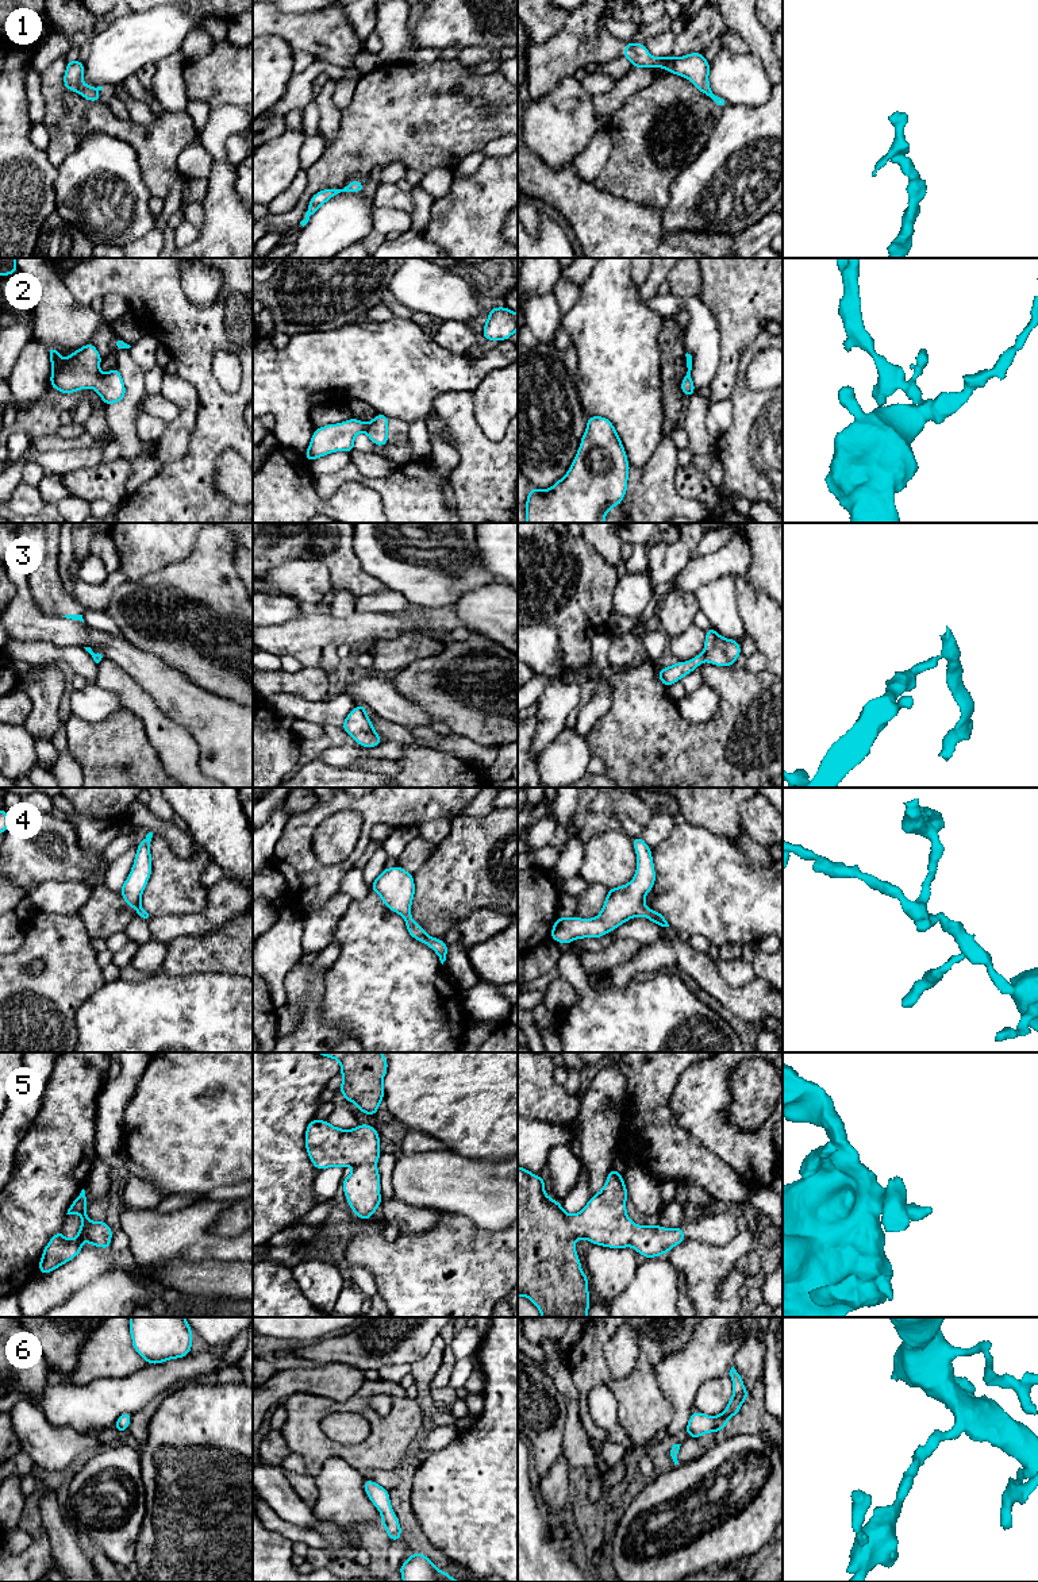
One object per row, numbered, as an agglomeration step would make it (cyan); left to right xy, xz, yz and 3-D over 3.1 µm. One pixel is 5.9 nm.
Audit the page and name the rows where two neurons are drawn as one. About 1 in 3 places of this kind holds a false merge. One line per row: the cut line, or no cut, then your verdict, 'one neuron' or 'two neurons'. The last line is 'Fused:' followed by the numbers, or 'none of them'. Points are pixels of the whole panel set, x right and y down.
1: cut none; one neuron
2: cut none; one neuron
3: cut yz (702, 654), (706, 659); two neurons
4: cut none; one neuron
5: cut none; one neuron
6: cut none; one neuron
Fused: 3

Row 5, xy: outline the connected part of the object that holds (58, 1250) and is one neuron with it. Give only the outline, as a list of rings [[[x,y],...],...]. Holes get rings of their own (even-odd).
[[[82,1189],[78,1197],[73,1201],[66,1215],[78,1213],[82,1224],[78,1228],[76,1239],[65,1239],[61,1229],[50,1239],[42,1252],[38,1270],[49,1274],[64,1263],[72,1260],[82,1251],[82,1242],[86,1240],[95,1247],[109,1250],[112,1231],[105,1221],[89,1221],[85,1204],[88,1198]]]

